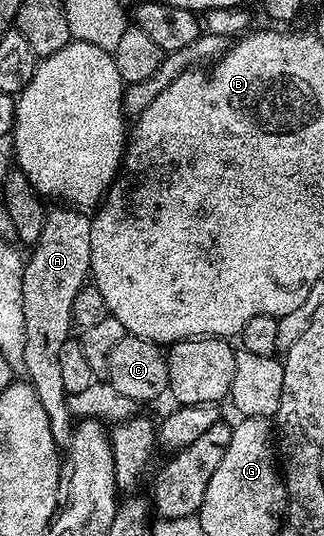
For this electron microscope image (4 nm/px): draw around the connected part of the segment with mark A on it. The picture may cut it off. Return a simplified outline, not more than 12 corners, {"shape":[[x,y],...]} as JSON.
{"shape":[[50,209],[23,262],[23,373],[68,447],[59,348],[91,278],[92,217]]}

